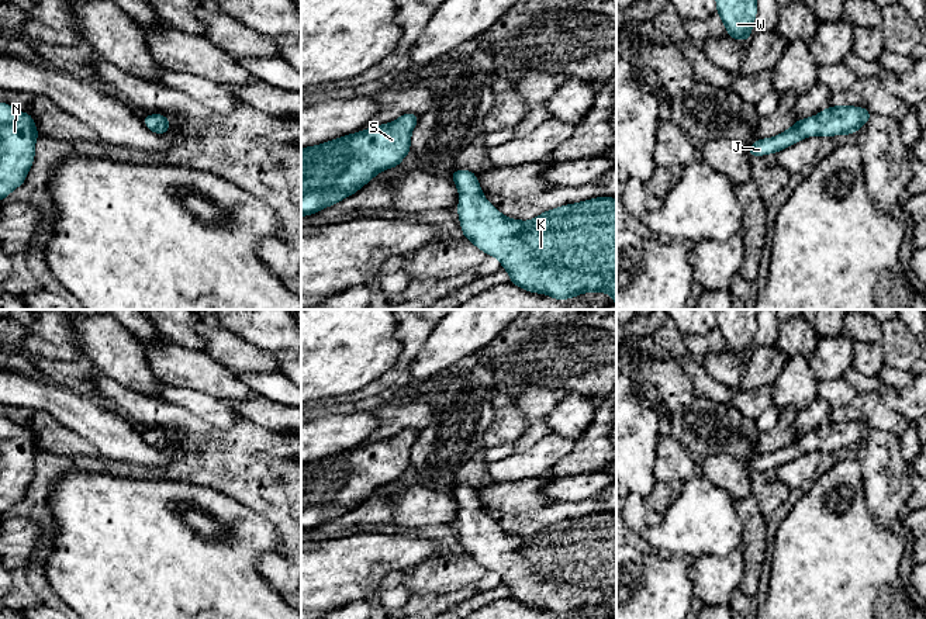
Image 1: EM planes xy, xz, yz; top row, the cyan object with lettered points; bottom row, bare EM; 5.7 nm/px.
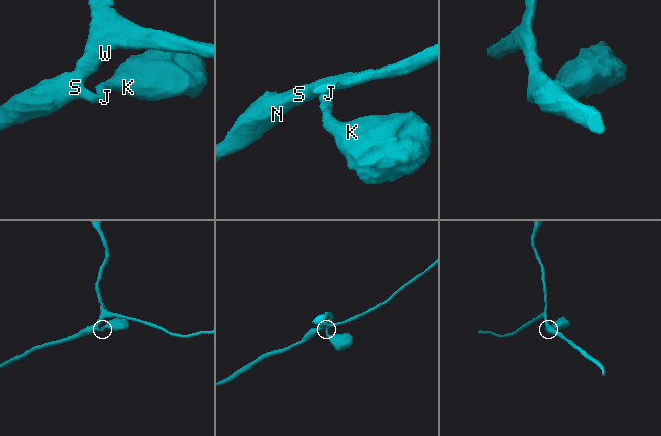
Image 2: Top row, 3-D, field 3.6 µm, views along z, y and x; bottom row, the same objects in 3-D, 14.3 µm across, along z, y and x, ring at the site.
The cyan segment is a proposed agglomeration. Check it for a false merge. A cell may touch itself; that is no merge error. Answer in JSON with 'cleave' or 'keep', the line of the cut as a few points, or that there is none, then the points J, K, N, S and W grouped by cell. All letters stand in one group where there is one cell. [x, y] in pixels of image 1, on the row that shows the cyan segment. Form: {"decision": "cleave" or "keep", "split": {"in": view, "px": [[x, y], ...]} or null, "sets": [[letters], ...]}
{"decision": "keep", "split": null, "sets": [["J", "K", "N", "S", "W"]]}

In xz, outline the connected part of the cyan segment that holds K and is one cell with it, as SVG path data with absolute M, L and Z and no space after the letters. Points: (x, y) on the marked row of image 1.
M459 169L450 177L459 190L457 214L463 238L487 256L497 257L512 284L559 301L583 293L607 293L616 305L616 198L595 197L521 221L505 217L488 203L476 173Z

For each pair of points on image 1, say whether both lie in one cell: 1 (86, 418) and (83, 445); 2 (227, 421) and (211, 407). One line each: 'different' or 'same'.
1: different
2: same

